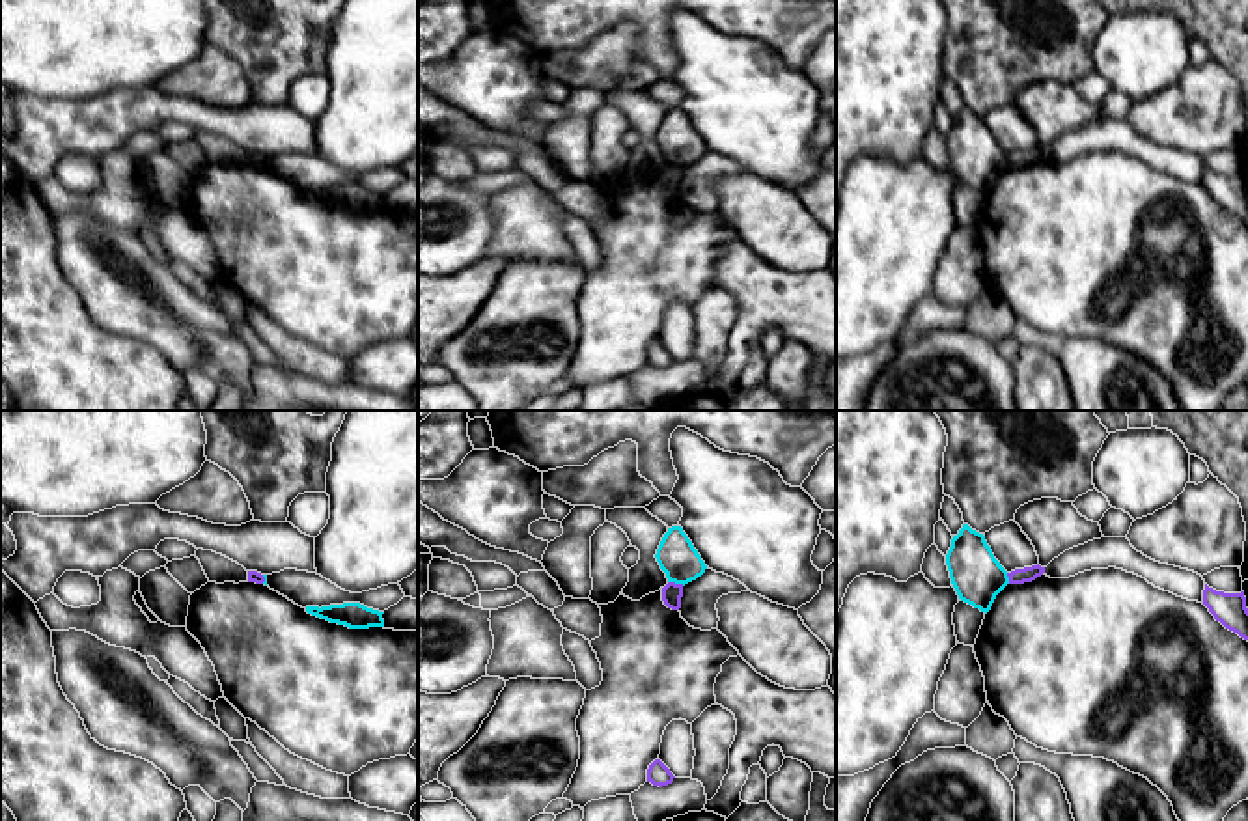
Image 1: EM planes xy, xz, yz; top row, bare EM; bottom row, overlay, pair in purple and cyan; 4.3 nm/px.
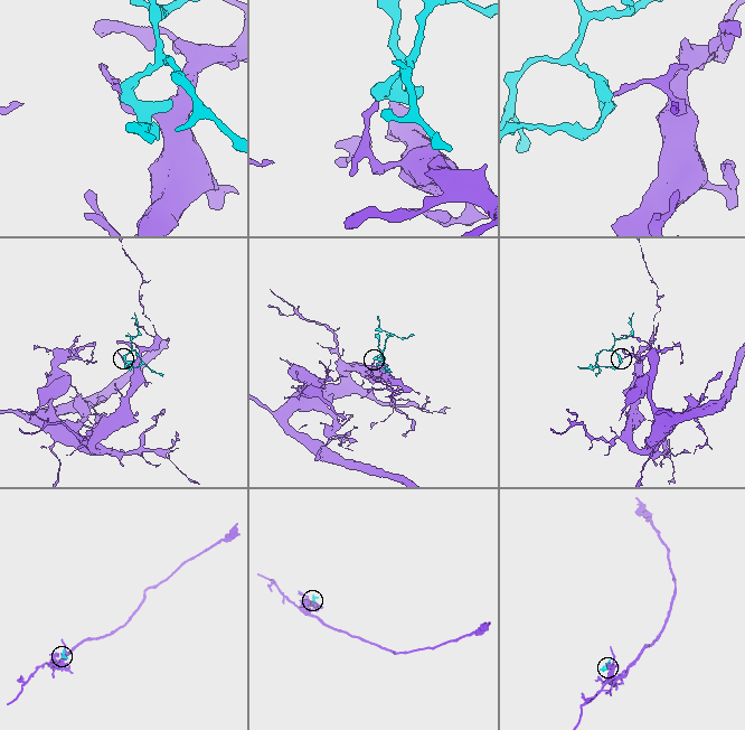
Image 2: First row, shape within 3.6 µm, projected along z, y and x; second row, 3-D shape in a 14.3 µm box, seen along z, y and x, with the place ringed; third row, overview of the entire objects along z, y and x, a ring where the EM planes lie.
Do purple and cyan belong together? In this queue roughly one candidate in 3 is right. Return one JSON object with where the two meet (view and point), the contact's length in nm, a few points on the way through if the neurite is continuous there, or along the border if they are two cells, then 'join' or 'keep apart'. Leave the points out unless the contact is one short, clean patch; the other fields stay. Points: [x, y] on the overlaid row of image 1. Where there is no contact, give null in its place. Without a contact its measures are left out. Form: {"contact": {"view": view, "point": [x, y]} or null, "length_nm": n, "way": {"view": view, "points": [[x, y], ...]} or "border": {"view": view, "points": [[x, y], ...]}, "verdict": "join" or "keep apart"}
{"contact": {"view": "xz", "point": [674, 583]}, "length_nm": 70, "border": {"view": "xz", "points": [[668, 581], [683, 584]]}, "verdict": "keep apart"}

